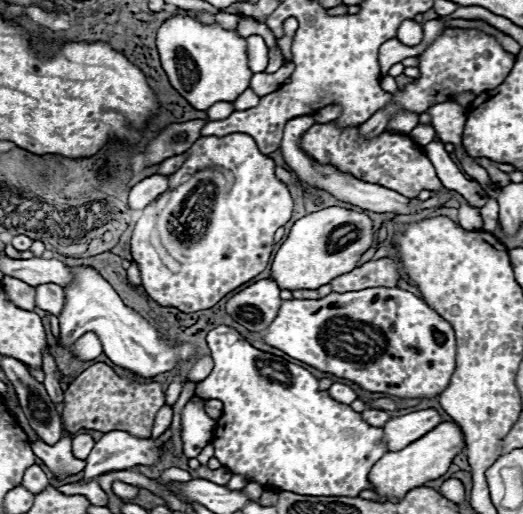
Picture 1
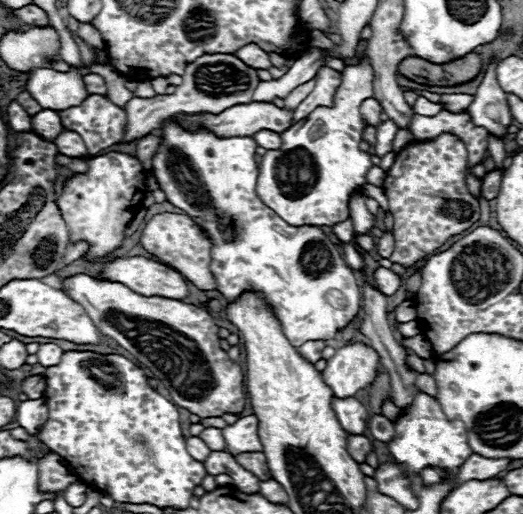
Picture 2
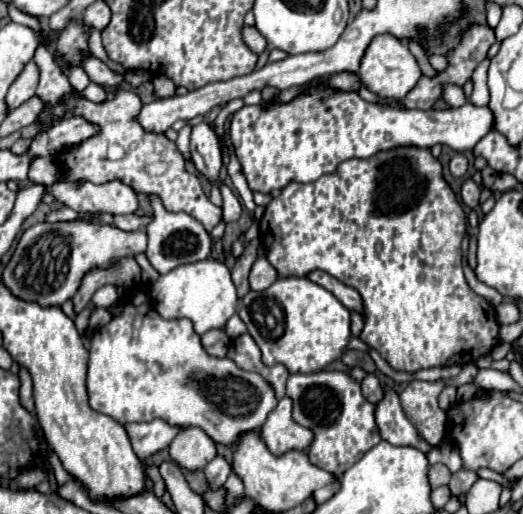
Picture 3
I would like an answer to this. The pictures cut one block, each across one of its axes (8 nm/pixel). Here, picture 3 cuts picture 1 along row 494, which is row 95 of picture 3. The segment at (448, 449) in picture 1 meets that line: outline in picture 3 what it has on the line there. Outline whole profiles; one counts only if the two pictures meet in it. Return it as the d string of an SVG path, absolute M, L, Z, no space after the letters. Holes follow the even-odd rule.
M392 34L374 36L370 40L370 44L360 60L360 68L358 68L358 76L370 92L374 92L382 98L398 98L398 100L402 100L408 94L408 90L412 90L416 86L416 82L420 80L420 74L422 74L422 70L416 62L416 58L410 54L406 44L402 44Z

